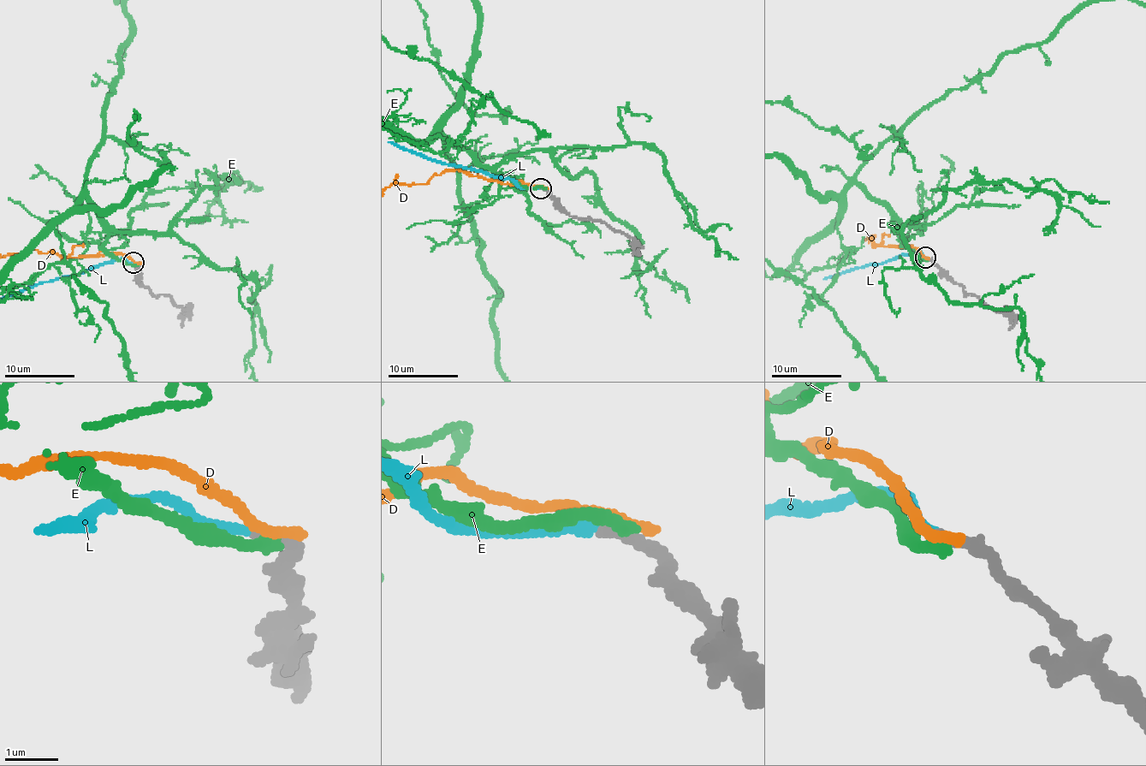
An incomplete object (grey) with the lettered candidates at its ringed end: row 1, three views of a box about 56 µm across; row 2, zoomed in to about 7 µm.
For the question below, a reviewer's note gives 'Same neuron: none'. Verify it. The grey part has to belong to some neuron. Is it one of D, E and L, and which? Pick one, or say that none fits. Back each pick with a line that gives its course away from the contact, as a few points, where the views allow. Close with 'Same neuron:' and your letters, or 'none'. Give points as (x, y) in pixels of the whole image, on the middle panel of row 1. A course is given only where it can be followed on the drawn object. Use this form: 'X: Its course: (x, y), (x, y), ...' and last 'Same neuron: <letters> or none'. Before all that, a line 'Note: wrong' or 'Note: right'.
Note: wrong
Same neuron: L

